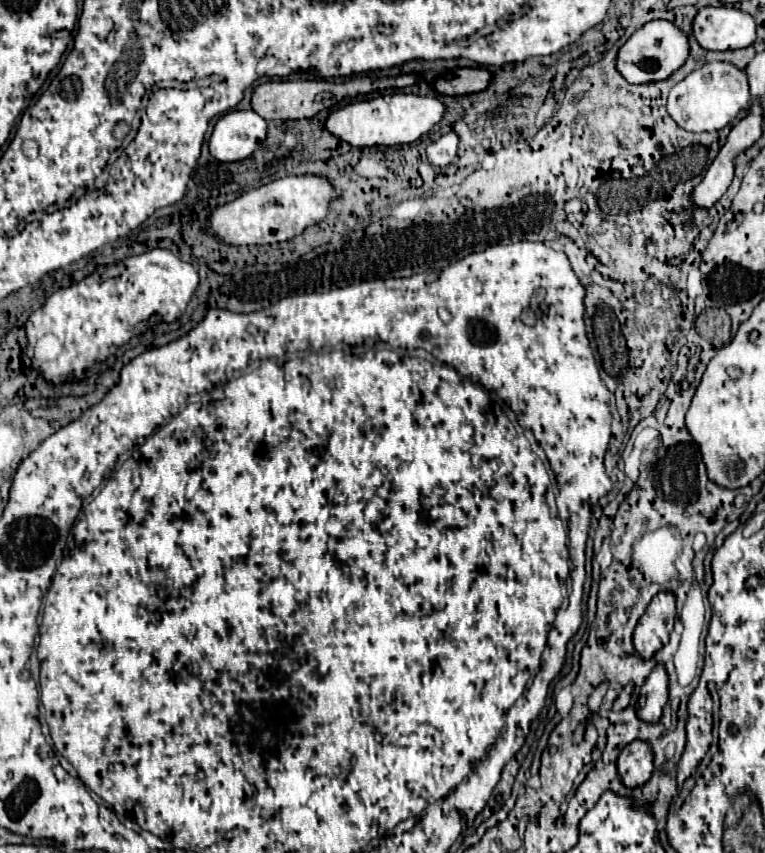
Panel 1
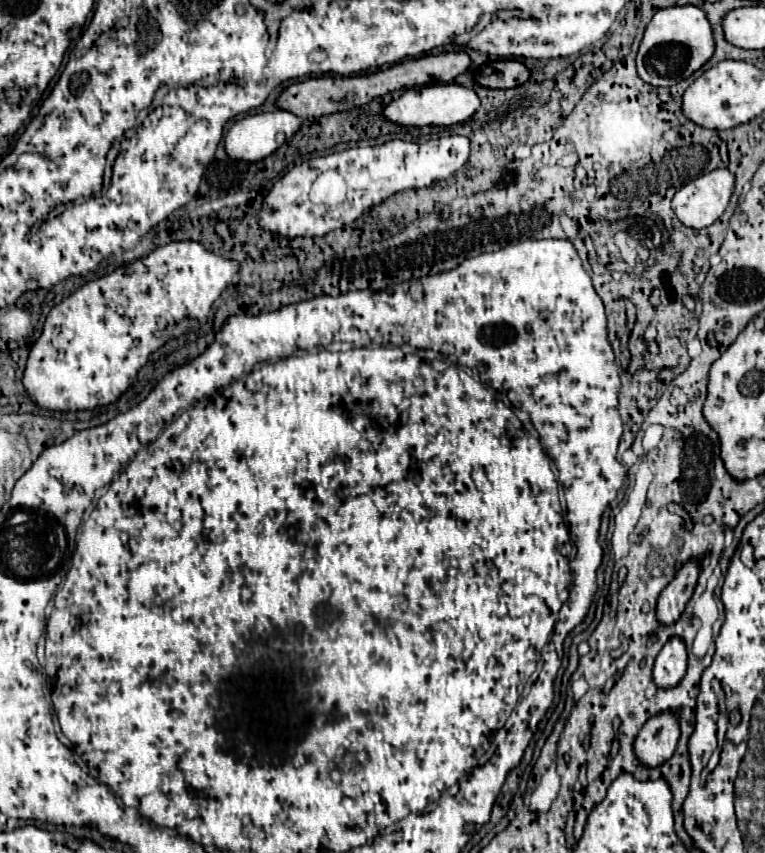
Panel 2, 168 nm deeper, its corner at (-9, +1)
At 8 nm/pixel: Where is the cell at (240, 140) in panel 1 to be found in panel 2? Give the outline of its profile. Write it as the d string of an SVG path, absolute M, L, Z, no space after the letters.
M276 109L272 113L256 113L256 115L248 115L240 121L236 121L228 133L226 133L226 153L232 159L242 159L242 161L250 161L256 163L260 159L266 159L268 155L272 155L286 139L290 139L298 129L300 129L302 121L300 117L296 117L290 111L282 111Z

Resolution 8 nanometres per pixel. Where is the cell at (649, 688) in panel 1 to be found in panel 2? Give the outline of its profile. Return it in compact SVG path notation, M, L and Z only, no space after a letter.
M680 637L668 639L654 663L654 683L664 689L676 687L686 673L686 659L688 653L684 641Z

